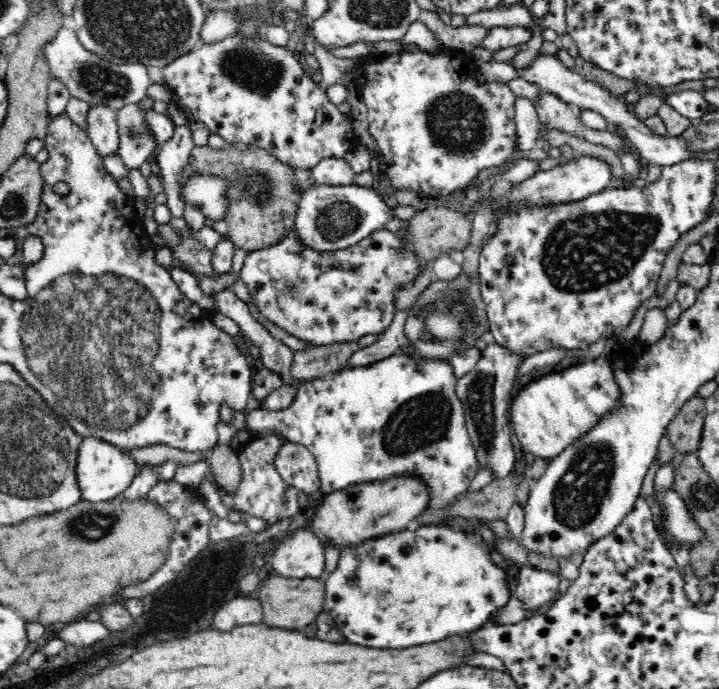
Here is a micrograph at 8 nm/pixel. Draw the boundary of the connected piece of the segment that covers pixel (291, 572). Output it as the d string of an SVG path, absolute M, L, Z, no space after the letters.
M302 527L280 542L272 553L270 564L276 574L285 578L322 579L326 568L324 550L325 544L320 537L310 527Z

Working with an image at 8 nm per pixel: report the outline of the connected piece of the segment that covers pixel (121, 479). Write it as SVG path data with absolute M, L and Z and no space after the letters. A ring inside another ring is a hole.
M84 436L78 448L77 464L75 466L79 494L86 503L104 503L119 497L119 494L130 486L137 476L136 464L129 454L118 446L100 440L98 436Z

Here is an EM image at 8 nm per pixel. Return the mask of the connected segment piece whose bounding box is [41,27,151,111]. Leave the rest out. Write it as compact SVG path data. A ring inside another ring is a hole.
M60 28L52 40L44 43L41 53L46 59L49 77L64 83L73 98L88 102L91 106L100 105L118 111L128 104L138 105L146 98L147 88L151 85L146 65L119 65L106 60L106 57L84 47L75 29Z

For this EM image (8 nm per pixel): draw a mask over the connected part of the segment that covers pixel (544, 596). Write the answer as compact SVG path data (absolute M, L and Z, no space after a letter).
M522 567L514 580L513 594L526 610L533 610L555 598L562 578L550 571Z

